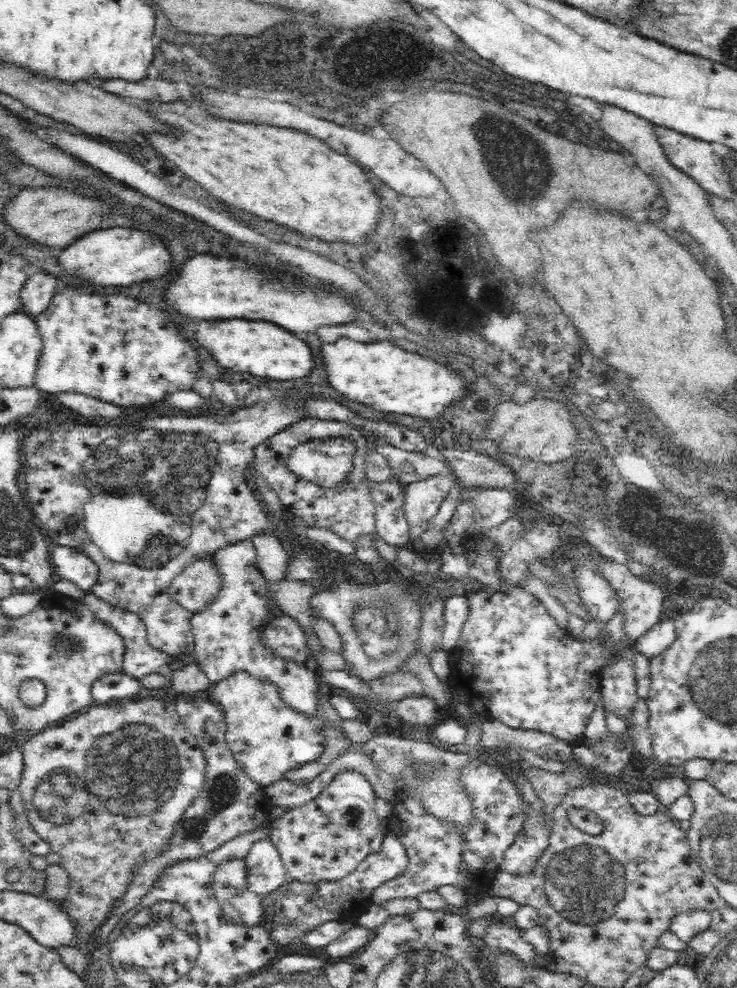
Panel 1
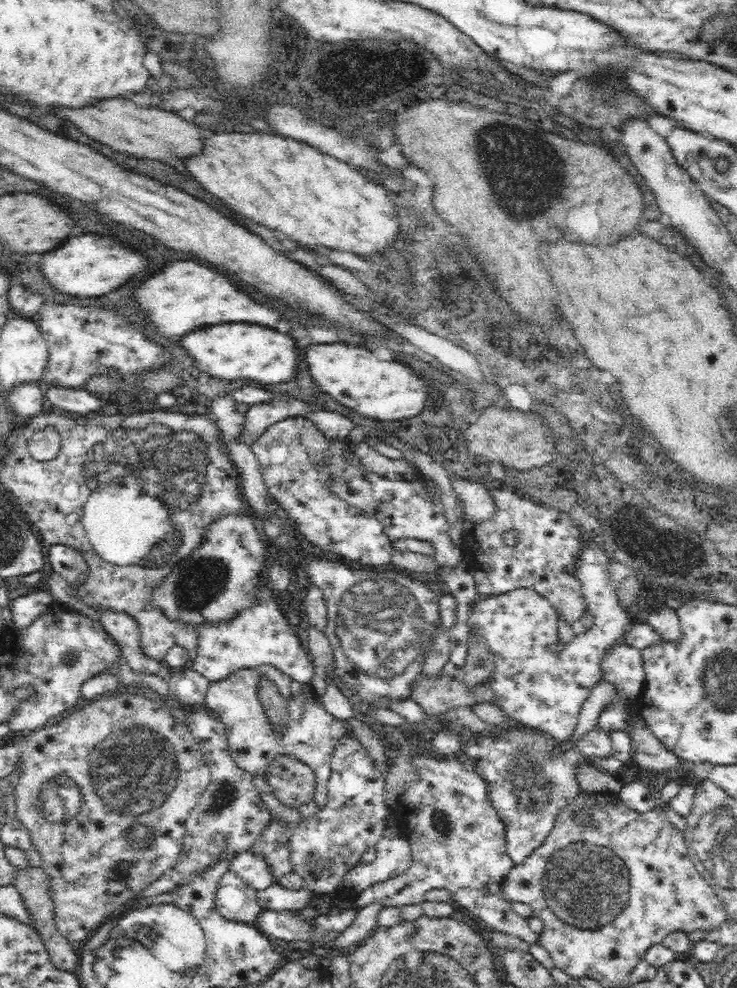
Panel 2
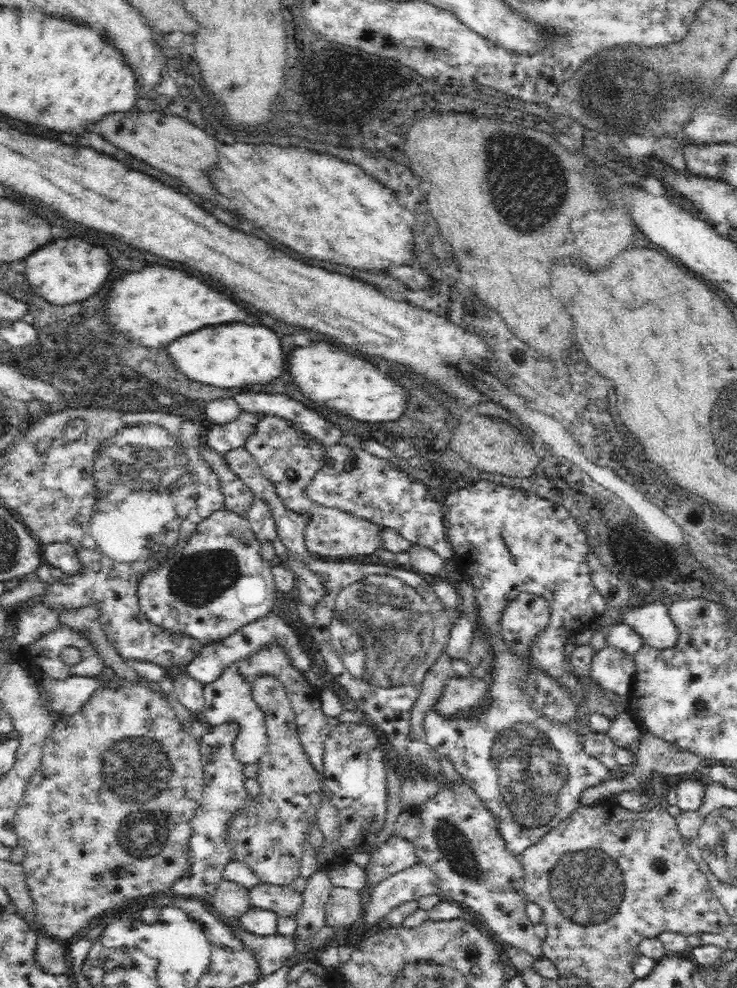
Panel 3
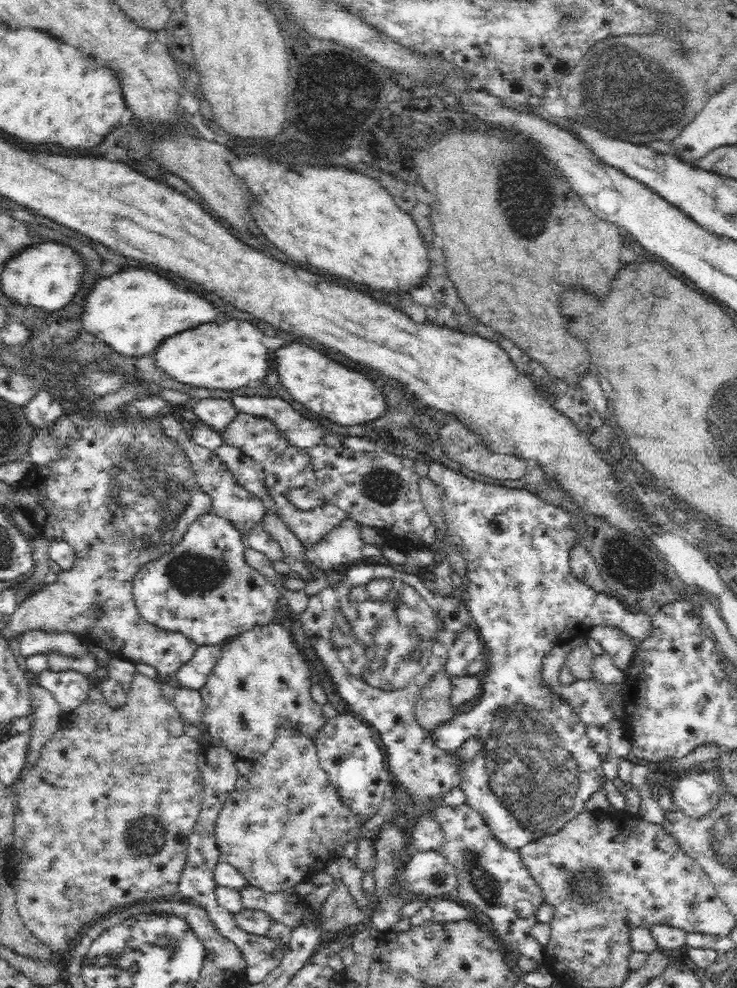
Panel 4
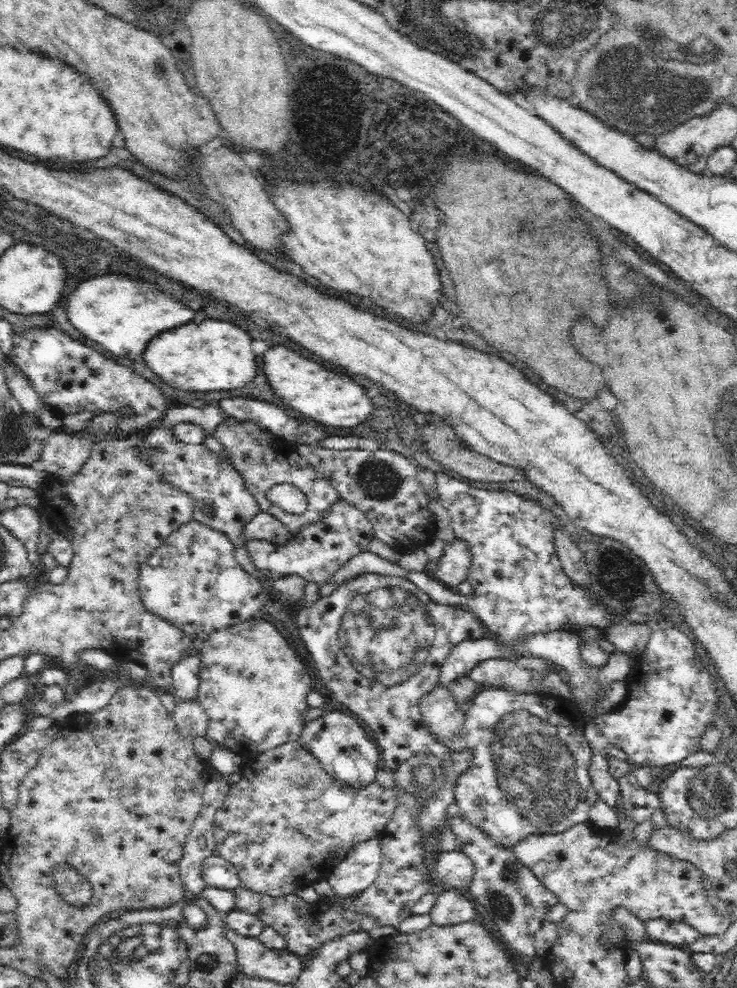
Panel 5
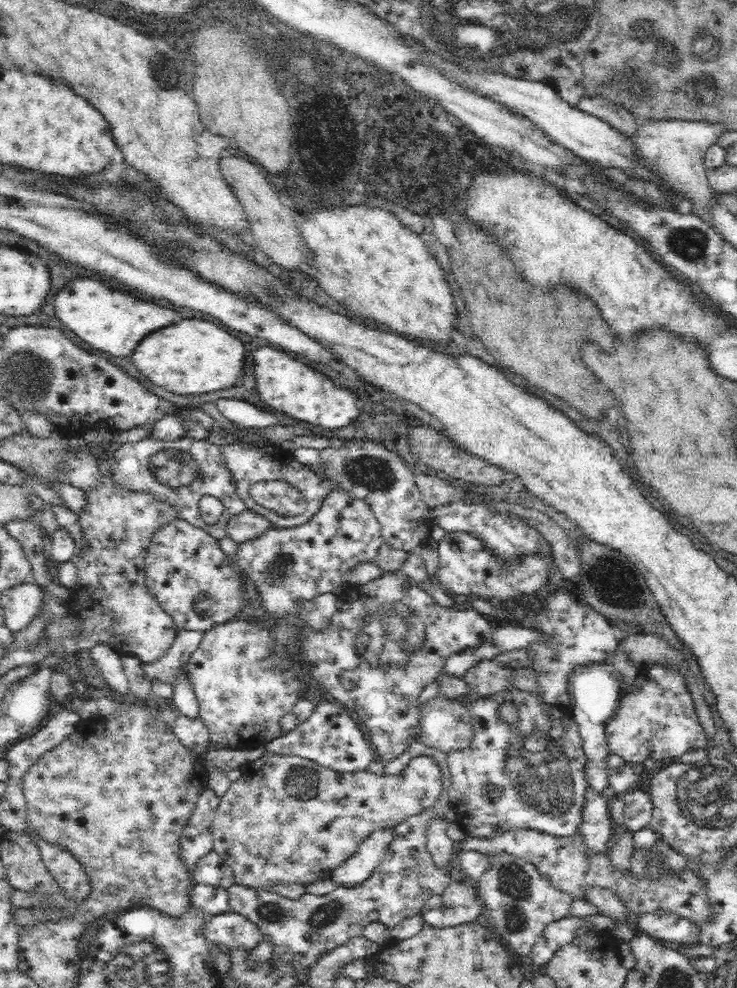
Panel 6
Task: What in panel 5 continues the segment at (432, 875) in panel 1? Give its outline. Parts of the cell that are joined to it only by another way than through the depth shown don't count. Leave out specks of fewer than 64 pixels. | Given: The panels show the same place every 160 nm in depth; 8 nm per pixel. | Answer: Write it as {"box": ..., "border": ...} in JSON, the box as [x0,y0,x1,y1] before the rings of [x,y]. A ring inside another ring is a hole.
{"box":[449,819,558,957],"border":[[[449,819],[454,834],[464,843],[463,852],[474,861],[475,875],[470,887],[471,898],[495,916],[504,947],[524,956],[535,957],[535,936],[548,918],[548,912],[558,904],[558,897],[513,853],[510,847],[498,846],[480,830],[472,830],[464,819]]]}

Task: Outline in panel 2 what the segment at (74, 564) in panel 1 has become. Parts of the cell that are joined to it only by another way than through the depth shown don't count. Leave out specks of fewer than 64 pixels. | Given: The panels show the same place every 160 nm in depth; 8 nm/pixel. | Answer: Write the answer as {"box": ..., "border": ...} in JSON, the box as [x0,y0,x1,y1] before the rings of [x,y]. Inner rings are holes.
{"box":[48,544,89,584],"border":[[[53,544],[48,554],[53,570],[67,579],[69,584],[84,583],[89,568],[77,548],[70,544]]]}

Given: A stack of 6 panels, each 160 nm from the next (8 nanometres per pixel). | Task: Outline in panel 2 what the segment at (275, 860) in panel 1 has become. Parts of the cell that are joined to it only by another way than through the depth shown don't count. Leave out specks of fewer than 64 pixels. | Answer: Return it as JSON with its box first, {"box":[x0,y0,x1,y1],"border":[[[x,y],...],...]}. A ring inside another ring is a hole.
{"box":[229,851,272,890],"border":[[[247,851],[234,855],[229,860],[229,870],[236,876],[243,878],[252,888],[260,890],[272,884],[272,877],[268,872],[268,865],[260,855]]]}

